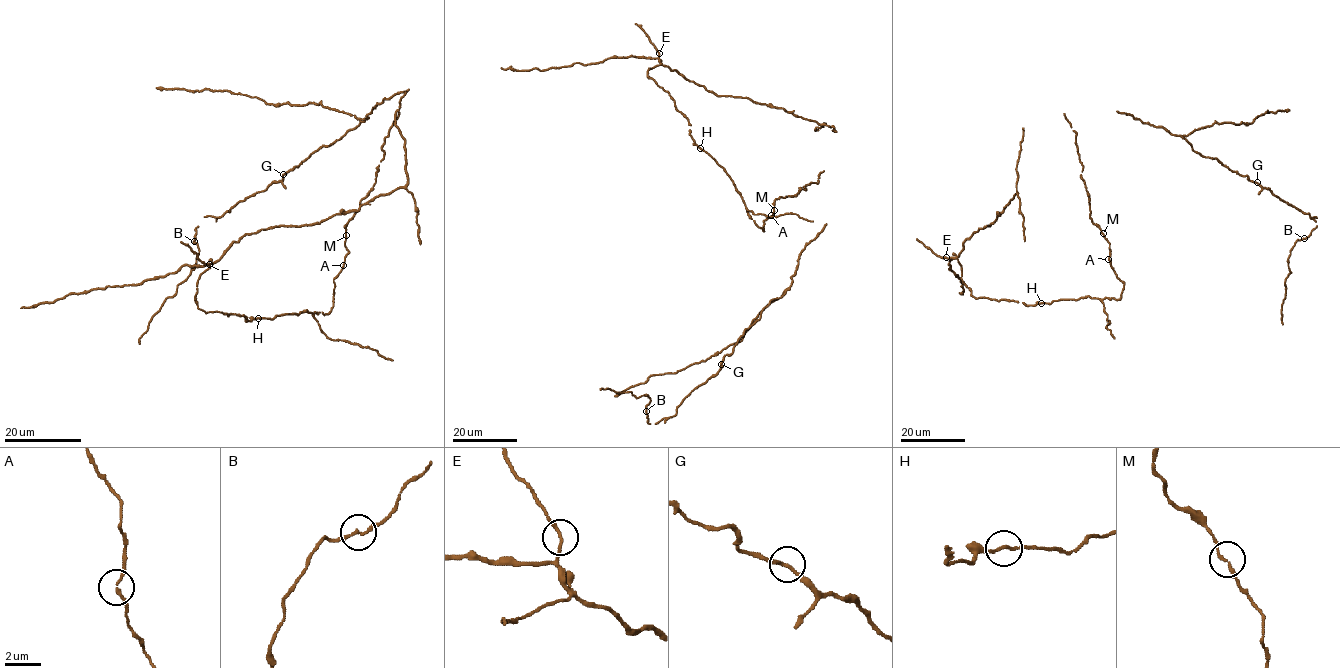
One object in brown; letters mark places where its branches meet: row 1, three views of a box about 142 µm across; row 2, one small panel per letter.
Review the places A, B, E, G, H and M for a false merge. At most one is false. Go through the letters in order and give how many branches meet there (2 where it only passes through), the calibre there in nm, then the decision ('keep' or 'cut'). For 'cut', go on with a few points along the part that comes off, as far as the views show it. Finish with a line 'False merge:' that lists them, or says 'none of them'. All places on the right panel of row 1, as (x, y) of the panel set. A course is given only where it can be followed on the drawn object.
A: 2 branches meet; 150 nm thick; keep
B: 2 branches meet; 160 nm thick; keep
E: 2 branches meet; 160 nm thick; keep
G: 2 branches meet; 190 nm thick; keep
H: 2 branches meet; 150 nm thick; keep
M: 2 branches meet; 150 nm thick; keep
False merge: none of them

